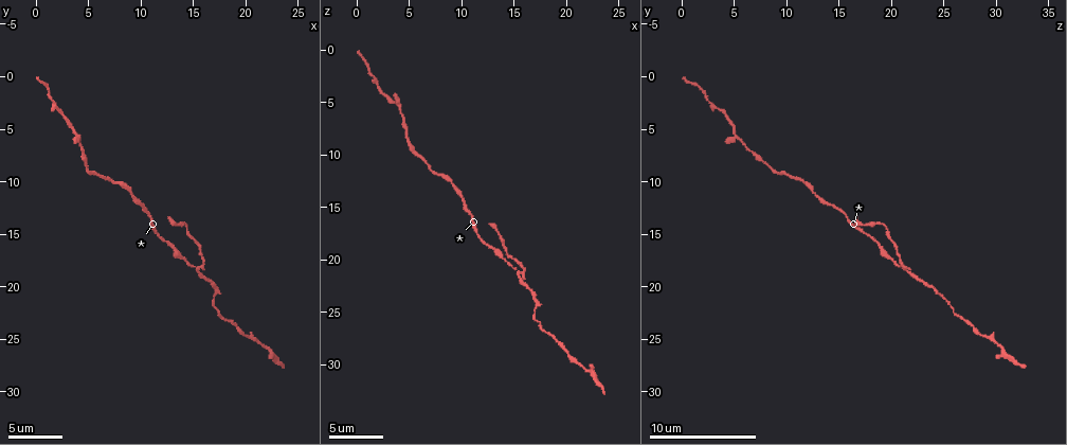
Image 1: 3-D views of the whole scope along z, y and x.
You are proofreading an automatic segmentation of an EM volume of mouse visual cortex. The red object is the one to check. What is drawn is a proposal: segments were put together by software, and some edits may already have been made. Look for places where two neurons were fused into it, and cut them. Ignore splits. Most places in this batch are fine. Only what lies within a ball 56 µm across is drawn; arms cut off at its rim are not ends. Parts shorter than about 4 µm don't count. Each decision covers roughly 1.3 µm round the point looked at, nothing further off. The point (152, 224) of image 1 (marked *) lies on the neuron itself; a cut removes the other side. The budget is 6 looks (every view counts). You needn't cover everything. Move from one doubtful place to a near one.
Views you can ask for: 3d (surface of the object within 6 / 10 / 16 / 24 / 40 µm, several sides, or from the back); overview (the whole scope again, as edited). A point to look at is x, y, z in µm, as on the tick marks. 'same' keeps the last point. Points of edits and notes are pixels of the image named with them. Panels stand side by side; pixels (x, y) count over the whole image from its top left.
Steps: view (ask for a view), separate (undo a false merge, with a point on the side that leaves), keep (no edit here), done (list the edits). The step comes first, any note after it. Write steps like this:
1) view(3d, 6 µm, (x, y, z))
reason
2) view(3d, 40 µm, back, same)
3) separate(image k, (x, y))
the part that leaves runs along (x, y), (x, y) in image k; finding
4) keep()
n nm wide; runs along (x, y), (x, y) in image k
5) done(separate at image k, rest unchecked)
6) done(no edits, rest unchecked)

view(3d, 16 µm, (9.2, 11.2, 13.0))
narrows sharply

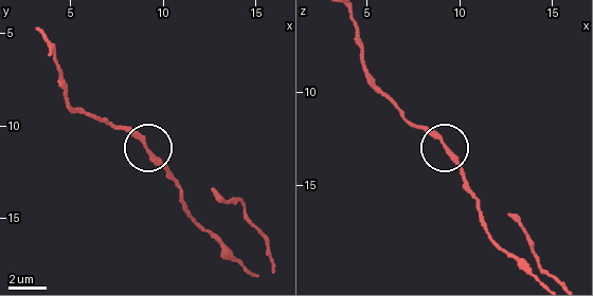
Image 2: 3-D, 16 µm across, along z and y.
keep()
runs along (480, 208), (456, 158), (411, 122) in image 2; one neuron here

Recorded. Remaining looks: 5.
view(3d, 6 µm, (16.0, 18.2, 21.2))
two arms in line, one across

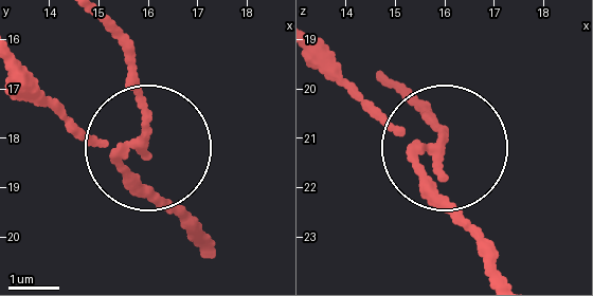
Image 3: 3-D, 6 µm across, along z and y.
view(3d, 6 µm, back, (15.90, 18.05, 21.15))
from behind

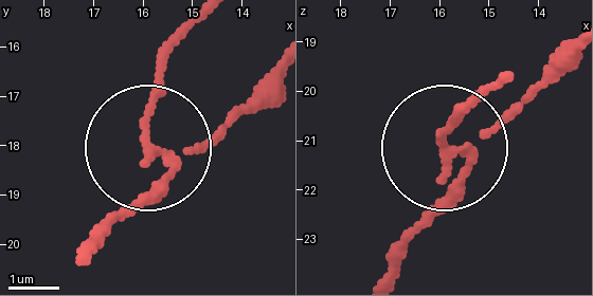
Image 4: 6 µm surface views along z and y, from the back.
separate(image 4, (165, 88))
the part that leaves runs along (164, 149), (147, 116), (160, 53), (181, 28) in image 4; a second neuron is stuck on

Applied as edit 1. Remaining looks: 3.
view(overview)

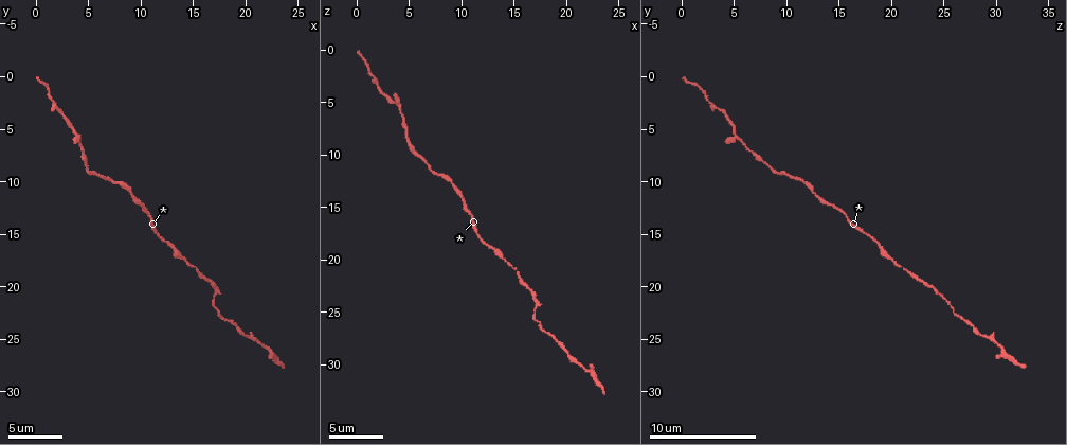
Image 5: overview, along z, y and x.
view(3d, 16 µm, (17.2, 20.8, 24.6))
thick turns thin

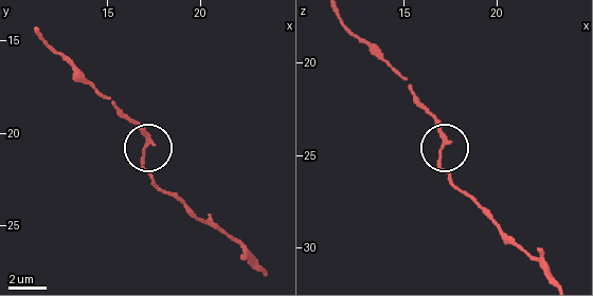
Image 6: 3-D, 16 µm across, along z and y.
view(3d, 6 µm, (17.1, 20.7, 24.5))
zoom in

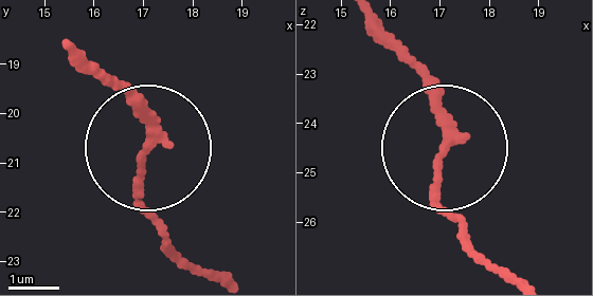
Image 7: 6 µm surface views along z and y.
keep()
160 nm wide; runs along (64, 44), (136, 111), (144, 200), (169, 259) in image 7; continuous, no second neuron

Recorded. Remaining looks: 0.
done(separate at image 4, rest unchecked)

